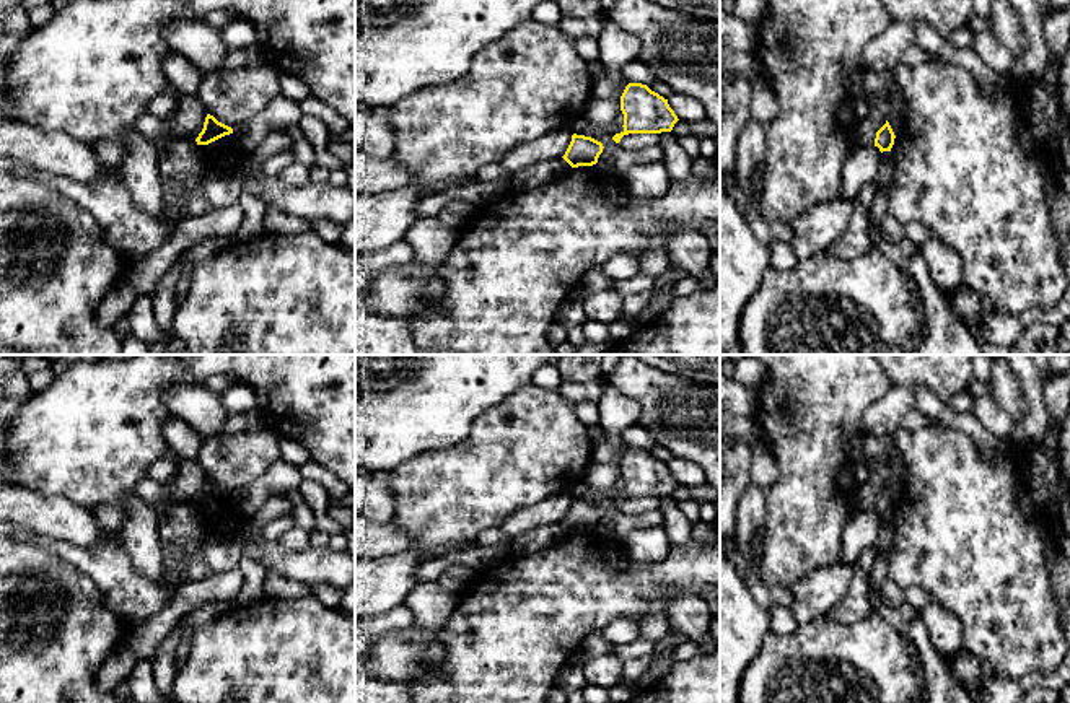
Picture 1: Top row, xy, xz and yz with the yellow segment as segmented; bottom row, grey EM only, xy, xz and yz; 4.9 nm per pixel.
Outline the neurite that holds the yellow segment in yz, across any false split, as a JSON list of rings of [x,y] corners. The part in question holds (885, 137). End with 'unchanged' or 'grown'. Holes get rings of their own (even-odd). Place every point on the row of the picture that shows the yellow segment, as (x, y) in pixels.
[[[886,120],[886,124],[876,132],[876,138],[875,138],[875,146],[879,148],[879,151],[891,151],[892,145],[894,145],[894,132],[889,125],[889,122]]] | unchanged

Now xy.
[[[207,114],[204,129],[195,138],[197,145],[208,145],[225,135],[233,133],[233,129],[218,122],[213,116]]] | unchanged

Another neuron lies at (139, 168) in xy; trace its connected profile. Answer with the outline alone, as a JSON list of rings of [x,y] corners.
[[[137,129],[122,146],[125,153],[119,169],[134,205],[140,212],[160,218],[163,213],[163,186],[158,171],[161,150]]]

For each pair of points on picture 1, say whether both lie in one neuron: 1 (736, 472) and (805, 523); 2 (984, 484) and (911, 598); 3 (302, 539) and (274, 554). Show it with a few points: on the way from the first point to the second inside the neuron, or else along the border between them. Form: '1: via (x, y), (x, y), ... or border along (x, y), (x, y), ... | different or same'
1: border along (771, 451), (777, 467), (777, 479), (764, 489) | different
2: border along (904, 585), (920, 586), (932, 599) | different
3: border along (280, 541), (292, 550), (303, 550), (310, 545) | different

